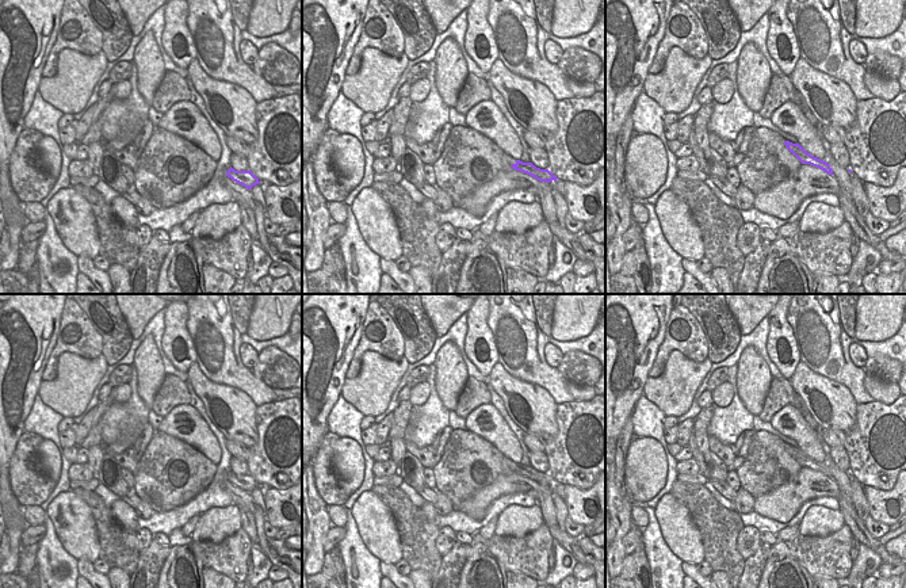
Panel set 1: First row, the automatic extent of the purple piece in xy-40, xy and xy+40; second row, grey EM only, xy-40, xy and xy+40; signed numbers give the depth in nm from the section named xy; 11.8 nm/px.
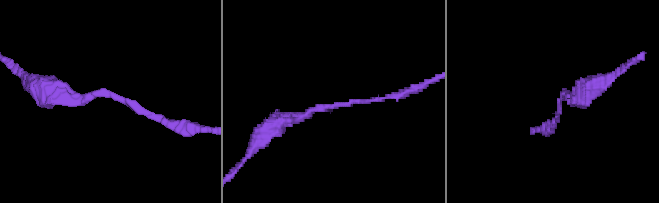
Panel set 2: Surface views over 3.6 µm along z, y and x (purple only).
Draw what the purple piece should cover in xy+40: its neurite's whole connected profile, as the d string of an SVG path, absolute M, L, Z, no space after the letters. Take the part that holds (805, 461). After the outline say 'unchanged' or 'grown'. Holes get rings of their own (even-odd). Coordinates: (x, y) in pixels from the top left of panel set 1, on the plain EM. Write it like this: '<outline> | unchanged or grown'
M784 444L784 448L802 467L810 467L815 471L825 474L829 478L833 478L833 474L827 466L811 459L799 447Z | unchanged

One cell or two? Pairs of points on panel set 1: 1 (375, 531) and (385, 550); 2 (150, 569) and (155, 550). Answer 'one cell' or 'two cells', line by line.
1: one cell
2: one cell

